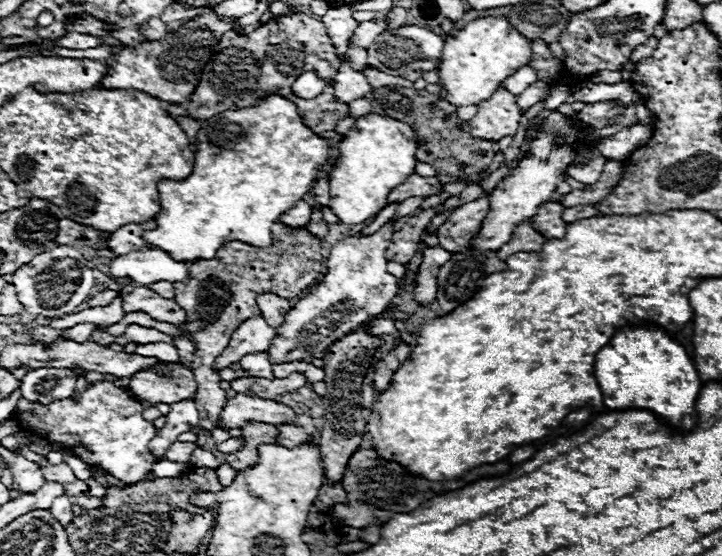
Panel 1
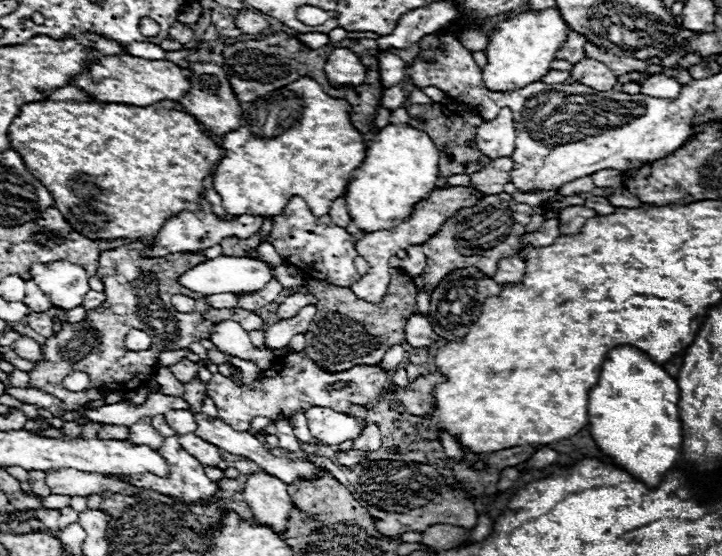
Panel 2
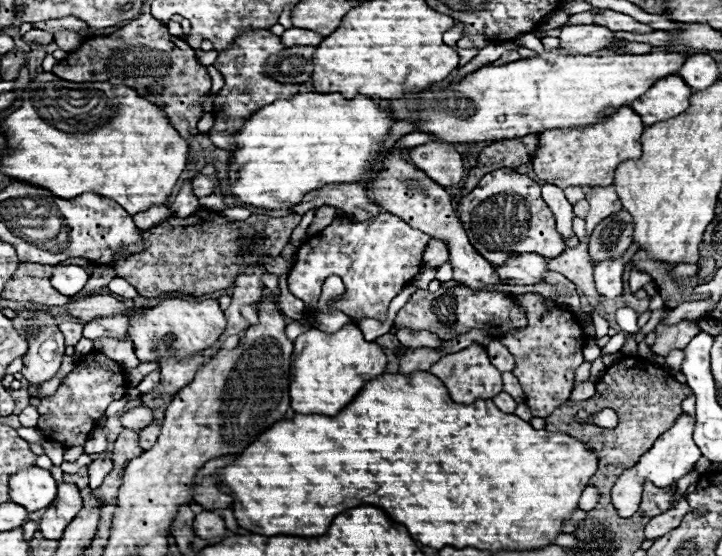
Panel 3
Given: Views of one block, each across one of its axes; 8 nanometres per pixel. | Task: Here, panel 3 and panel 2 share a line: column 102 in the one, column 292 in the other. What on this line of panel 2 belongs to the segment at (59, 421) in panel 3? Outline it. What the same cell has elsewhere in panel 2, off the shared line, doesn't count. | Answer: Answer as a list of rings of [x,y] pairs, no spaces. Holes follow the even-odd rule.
[[[306,352],[288,354],[274,362],[274,368],[260,372],[260,376],[248,386],[236,386],[232,378],[214,374],[210,382],[206,382],[206,394],[214,400],[218,408],[218,418],[240,432],[250,430],[250,420],[256,416],[264,416],[276,420],[280,414],[292,416],[298,408],[308,410],[310,406],[328,406],[336,412],[348,412],[350,404],[366,406],[366,400],[378,398],[388,384],[388,372],[380,370],[380,366],[356,366],[346,372],[328,374],[320,370]]]

